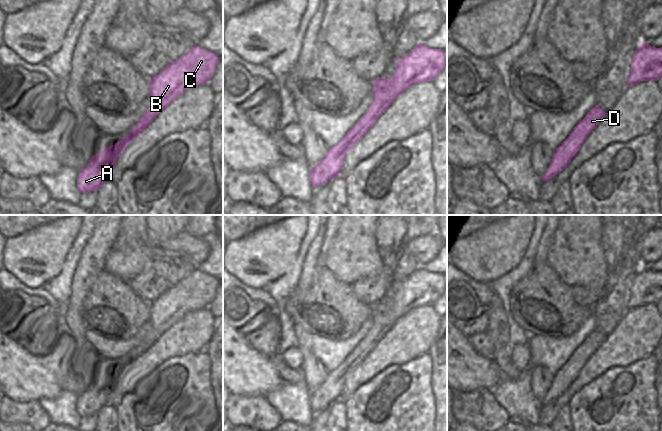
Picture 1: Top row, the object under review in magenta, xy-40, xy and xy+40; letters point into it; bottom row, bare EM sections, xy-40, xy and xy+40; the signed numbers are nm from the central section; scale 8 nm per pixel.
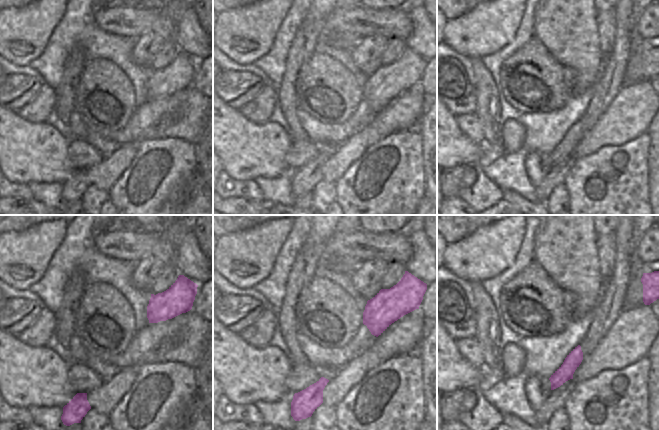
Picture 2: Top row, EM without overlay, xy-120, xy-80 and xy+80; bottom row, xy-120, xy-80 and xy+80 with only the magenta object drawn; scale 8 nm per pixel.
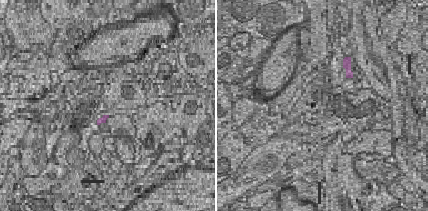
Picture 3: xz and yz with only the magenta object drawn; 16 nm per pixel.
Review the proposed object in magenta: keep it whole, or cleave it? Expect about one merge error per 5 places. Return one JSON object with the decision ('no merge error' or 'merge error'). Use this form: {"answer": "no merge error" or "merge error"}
{"answer": "no merge error"}

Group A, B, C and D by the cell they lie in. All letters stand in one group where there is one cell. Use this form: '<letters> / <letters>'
A B C D

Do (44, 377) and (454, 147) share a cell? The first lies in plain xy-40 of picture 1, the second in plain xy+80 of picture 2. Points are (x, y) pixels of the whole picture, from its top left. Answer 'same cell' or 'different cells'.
same cell

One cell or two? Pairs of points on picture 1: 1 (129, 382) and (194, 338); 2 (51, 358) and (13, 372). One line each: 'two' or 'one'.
1: one
2: one

